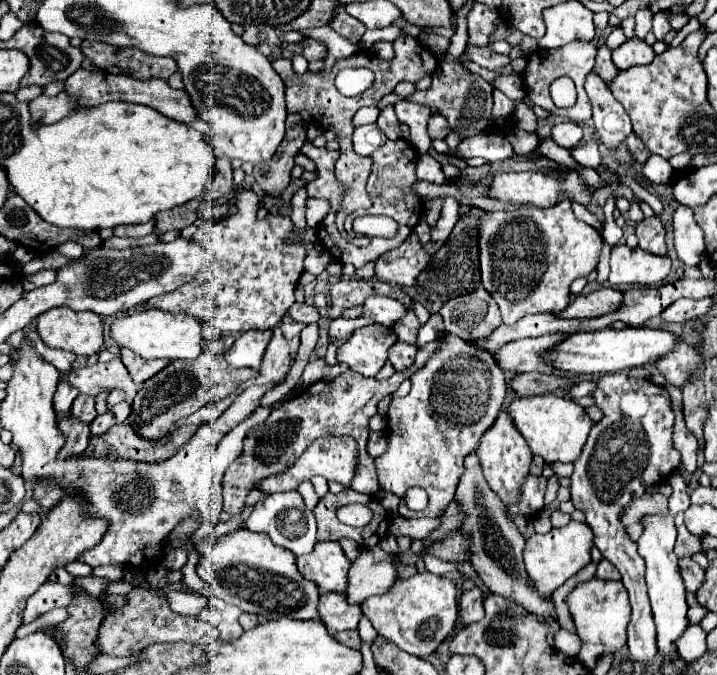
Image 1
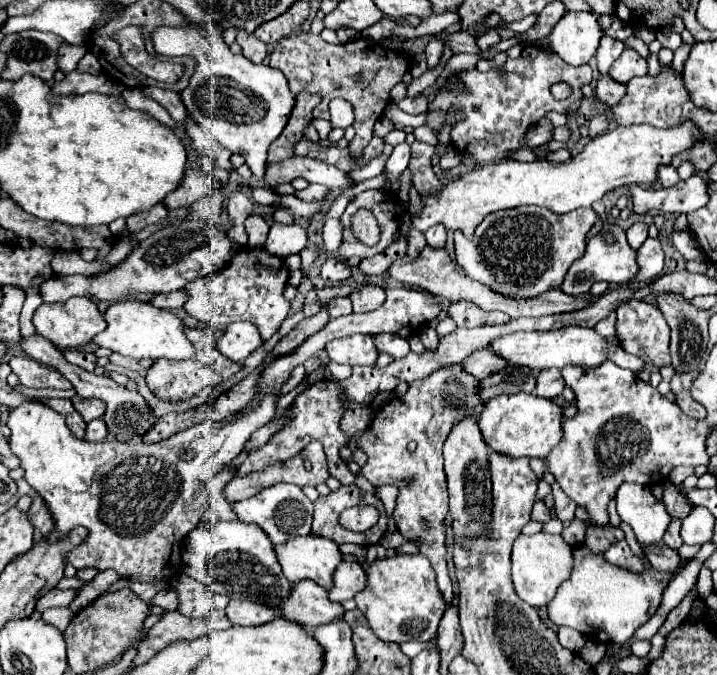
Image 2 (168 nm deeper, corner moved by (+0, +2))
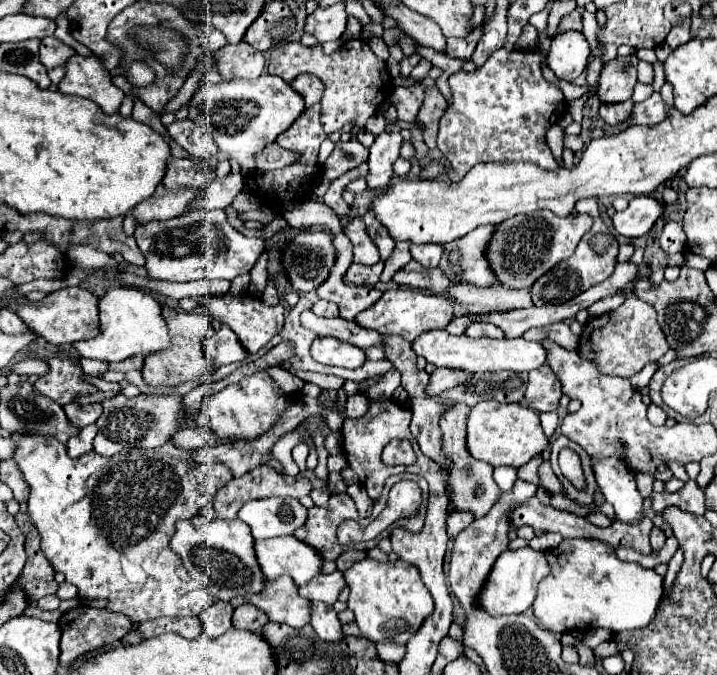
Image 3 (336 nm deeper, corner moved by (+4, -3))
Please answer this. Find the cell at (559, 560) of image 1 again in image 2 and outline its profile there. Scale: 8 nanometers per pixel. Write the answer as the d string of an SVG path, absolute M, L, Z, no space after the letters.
M537 532L533 536L517 536L513 542L513 554L511 554L513 570L513 586L517 596L525 600L533 608L545 608L549 600L553 600L557 588L571 576L573 570L573 546L569 546L561 534L547 534Z

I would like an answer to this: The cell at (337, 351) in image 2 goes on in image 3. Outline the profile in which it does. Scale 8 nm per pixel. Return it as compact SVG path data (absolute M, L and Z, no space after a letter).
M317 337L311 345L311 357L323 365L337 365L345 369L357 369L365 363L365 351L335 337Z

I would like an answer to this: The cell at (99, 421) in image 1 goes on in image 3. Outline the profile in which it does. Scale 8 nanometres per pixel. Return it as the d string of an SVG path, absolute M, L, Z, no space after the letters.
M87 425L87 427L83 427L83 429L79 431L79 435L71 437L71 439L65 443L69 457L79 457L79 455L83 455L83 453L93 451L93 445L91 445L91 443L93 443L95 433L97 433L97 427L95 427L95 425Z

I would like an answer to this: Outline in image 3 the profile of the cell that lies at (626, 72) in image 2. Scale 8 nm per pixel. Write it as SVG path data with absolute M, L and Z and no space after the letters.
M617 55L607 61L601 69L601 79L597 87L597 97L603 105L615 105L631 99L633 87L637 83L637 57Z

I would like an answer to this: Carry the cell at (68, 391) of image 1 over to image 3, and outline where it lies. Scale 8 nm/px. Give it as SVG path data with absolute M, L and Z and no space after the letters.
M45 357L45 363L49 365L49 371L35 381L35 387L41 395L53 399L55 403L67 405L75 401L77 395L91 395L99 391L95 385L83 379L81 365L77 361Z

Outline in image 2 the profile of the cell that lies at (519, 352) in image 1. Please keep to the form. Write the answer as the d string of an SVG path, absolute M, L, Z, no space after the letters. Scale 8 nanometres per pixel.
M483 348L473 352L473 356L469 356L465 362L465 370L471 372L473 376L477 376L479 380L491 376L493 372L499 372L501 368L507 366L505 358L501 360L501 356L497 352L493 352L491 348Z

